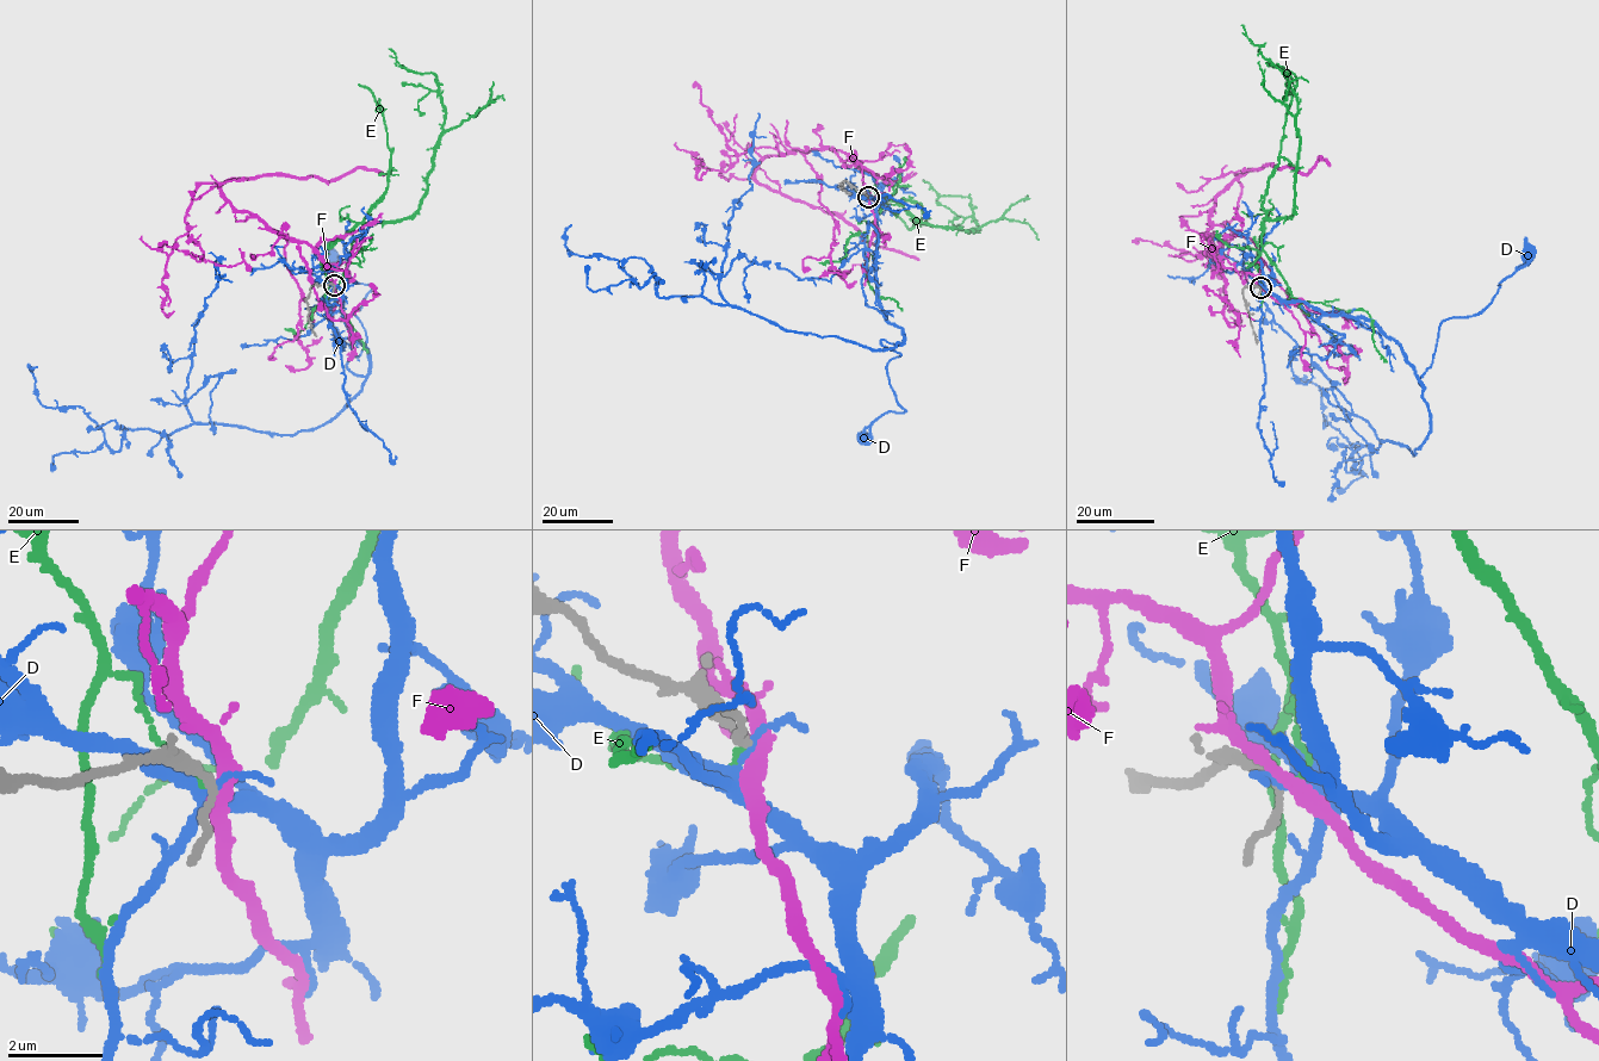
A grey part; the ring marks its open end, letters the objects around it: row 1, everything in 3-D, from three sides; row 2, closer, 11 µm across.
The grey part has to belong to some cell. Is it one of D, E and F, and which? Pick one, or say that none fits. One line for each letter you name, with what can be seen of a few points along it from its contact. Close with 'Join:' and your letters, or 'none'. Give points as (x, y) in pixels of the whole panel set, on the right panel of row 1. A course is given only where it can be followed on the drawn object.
Join: none

